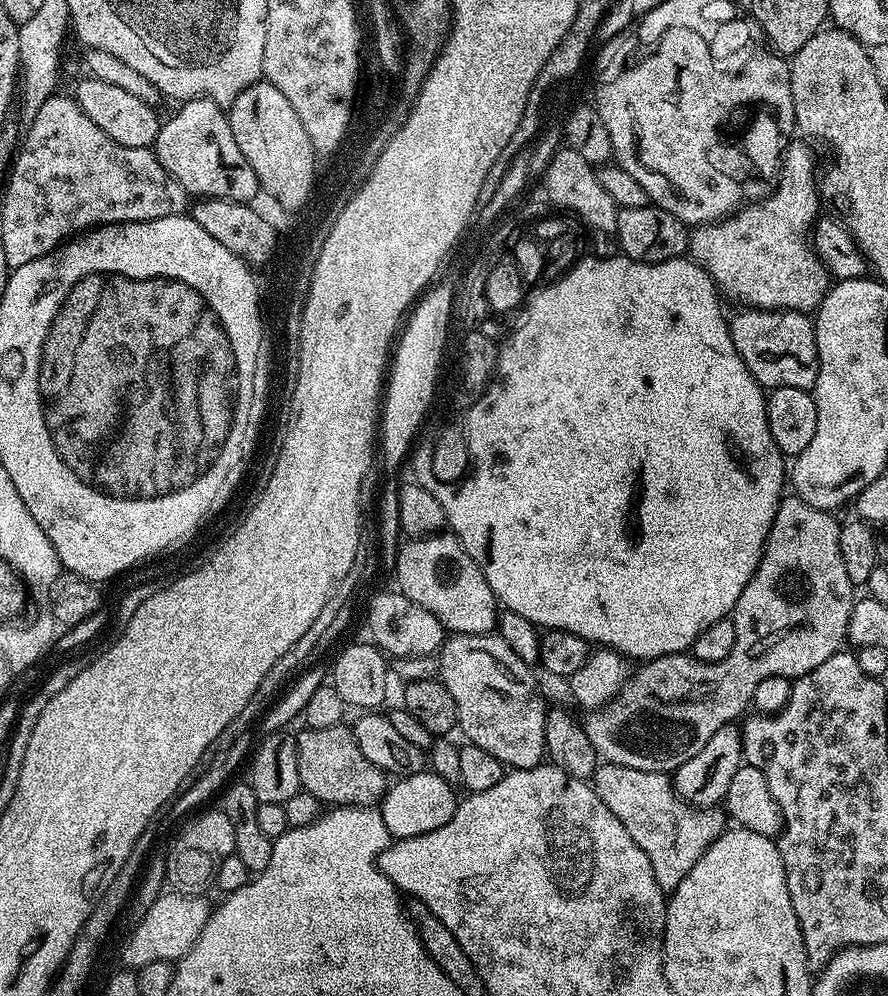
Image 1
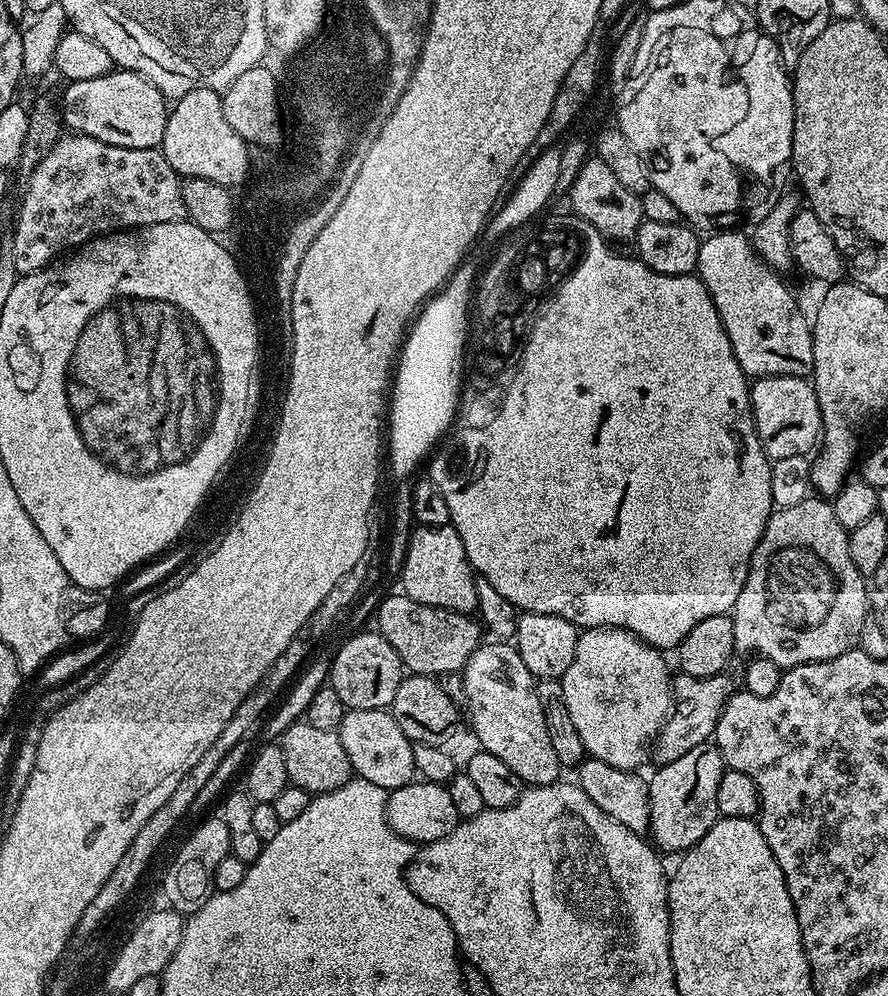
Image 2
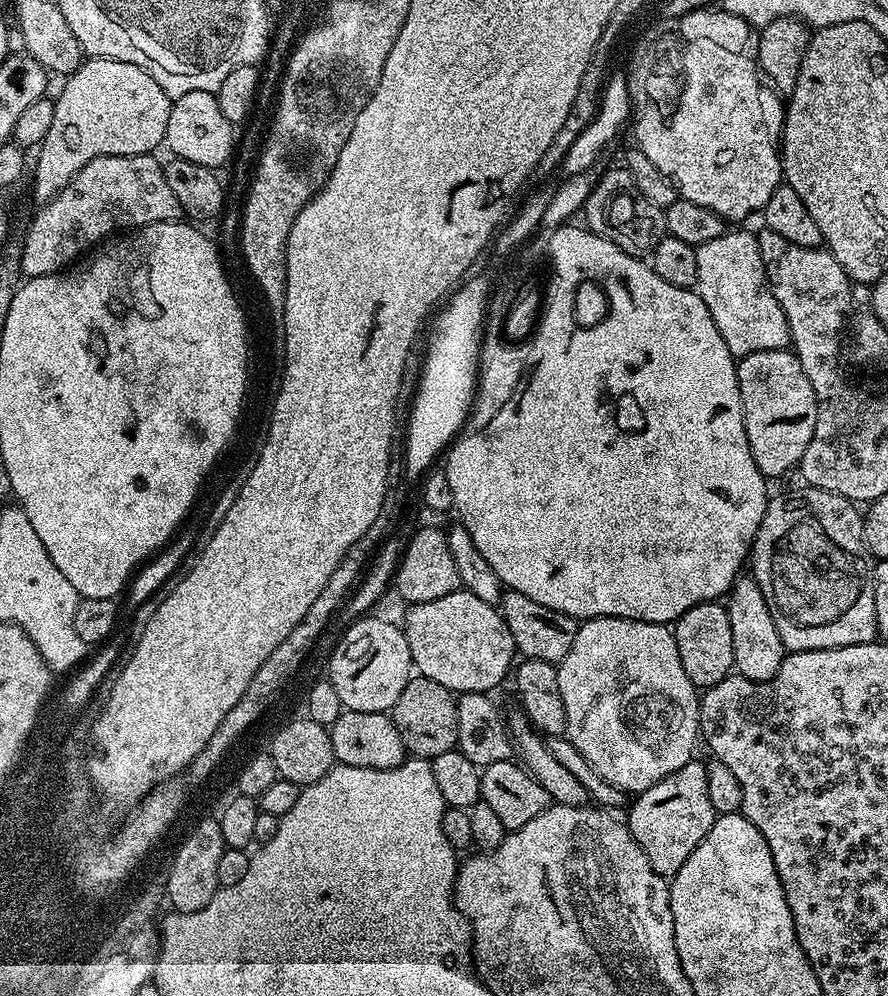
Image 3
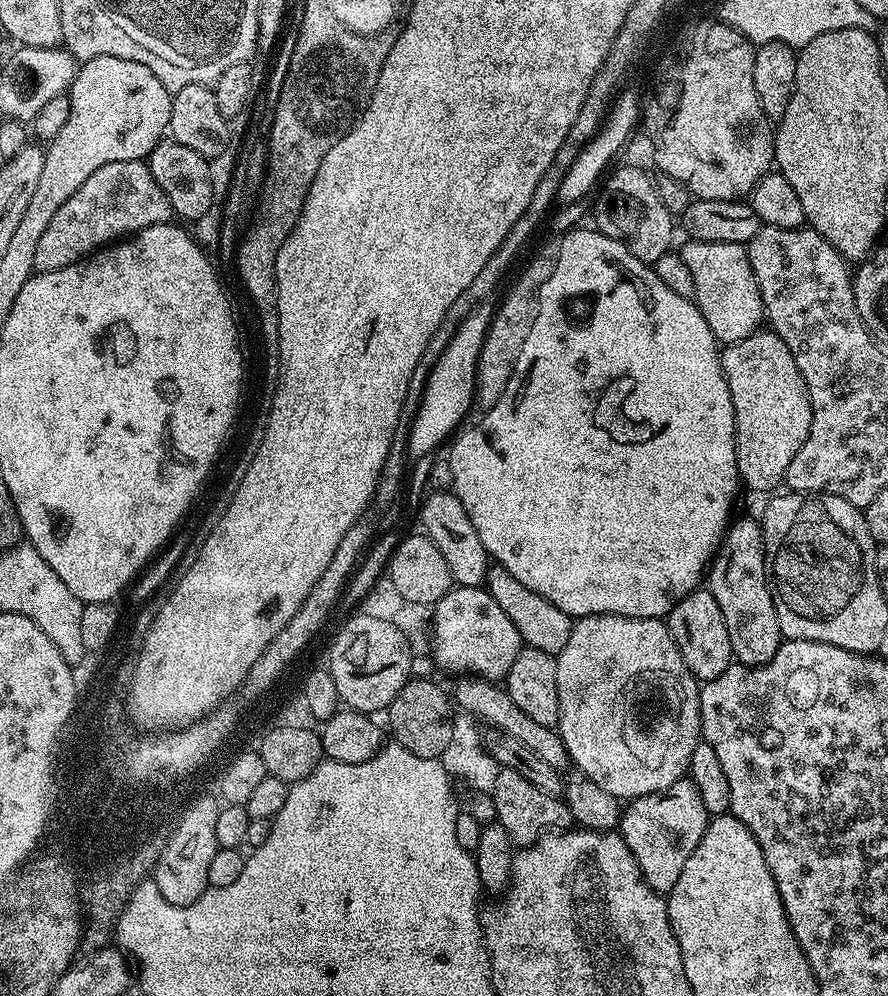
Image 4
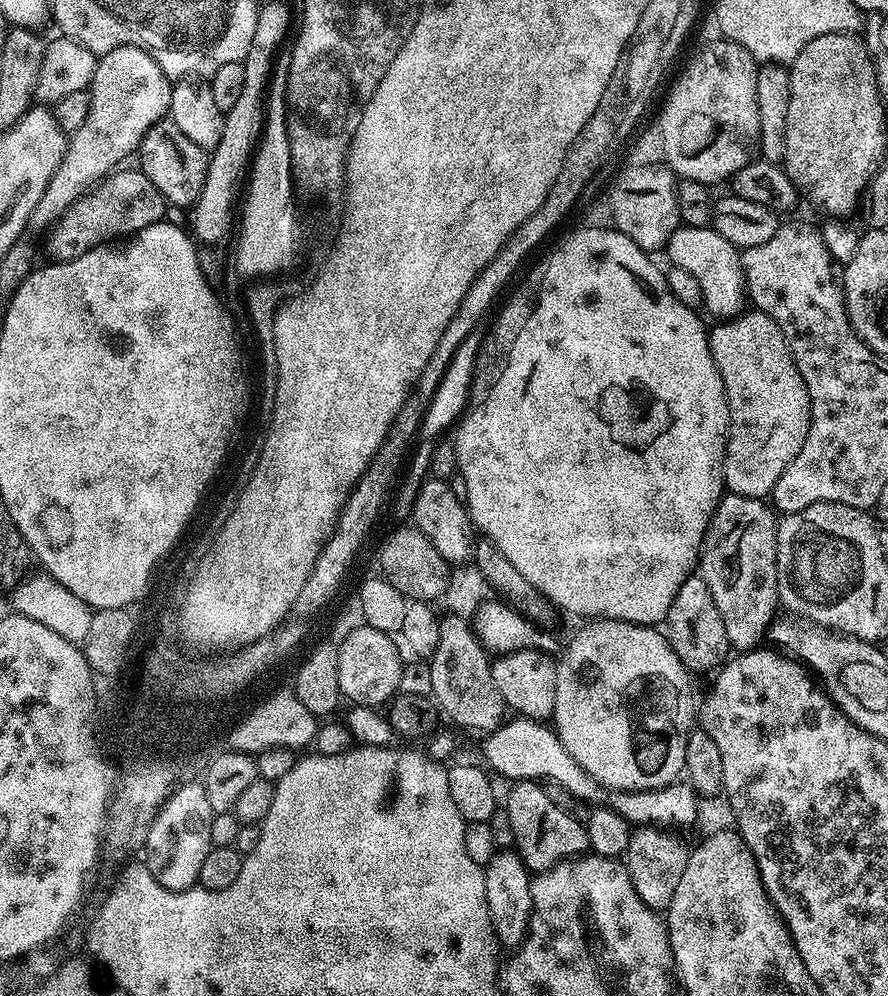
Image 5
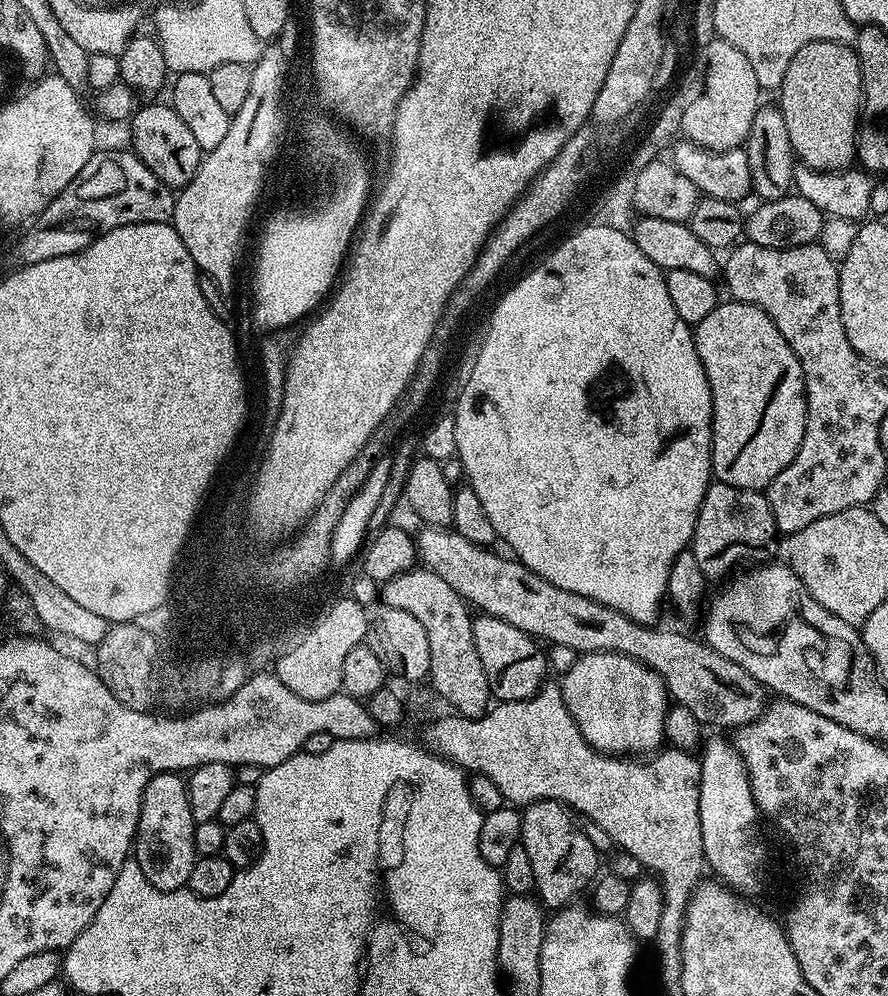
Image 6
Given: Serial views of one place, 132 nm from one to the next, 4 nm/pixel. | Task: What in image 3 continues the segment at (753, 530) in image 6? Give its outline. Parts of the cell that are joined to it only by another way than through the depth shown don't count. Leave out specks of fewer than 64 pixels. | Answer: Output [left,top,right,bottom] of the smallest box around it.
[726,574,786,682]

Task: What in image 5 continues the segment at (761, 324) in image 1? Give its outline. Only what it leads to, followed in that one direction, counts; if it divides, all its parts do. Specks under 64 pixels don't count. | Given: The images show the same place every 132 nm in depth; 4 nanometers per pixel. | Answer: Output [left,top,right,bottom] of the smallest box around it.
[666,226,746,318]

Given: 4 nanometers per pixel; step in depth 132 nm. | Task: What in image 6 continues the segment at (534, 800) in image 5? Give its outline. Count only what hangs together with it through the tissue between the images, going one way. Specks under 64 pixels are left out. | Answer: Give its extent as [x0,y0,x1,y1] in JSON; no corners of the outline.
[520,800,600,910]

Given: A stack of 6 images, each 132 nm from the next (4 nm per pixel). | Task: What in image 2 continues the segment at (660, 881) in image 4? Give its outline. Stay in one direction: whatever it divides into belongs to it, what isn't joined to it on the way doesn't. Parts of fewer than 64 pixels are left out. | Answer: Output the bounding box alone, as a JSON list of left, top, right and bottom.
[648,742,726,854]

